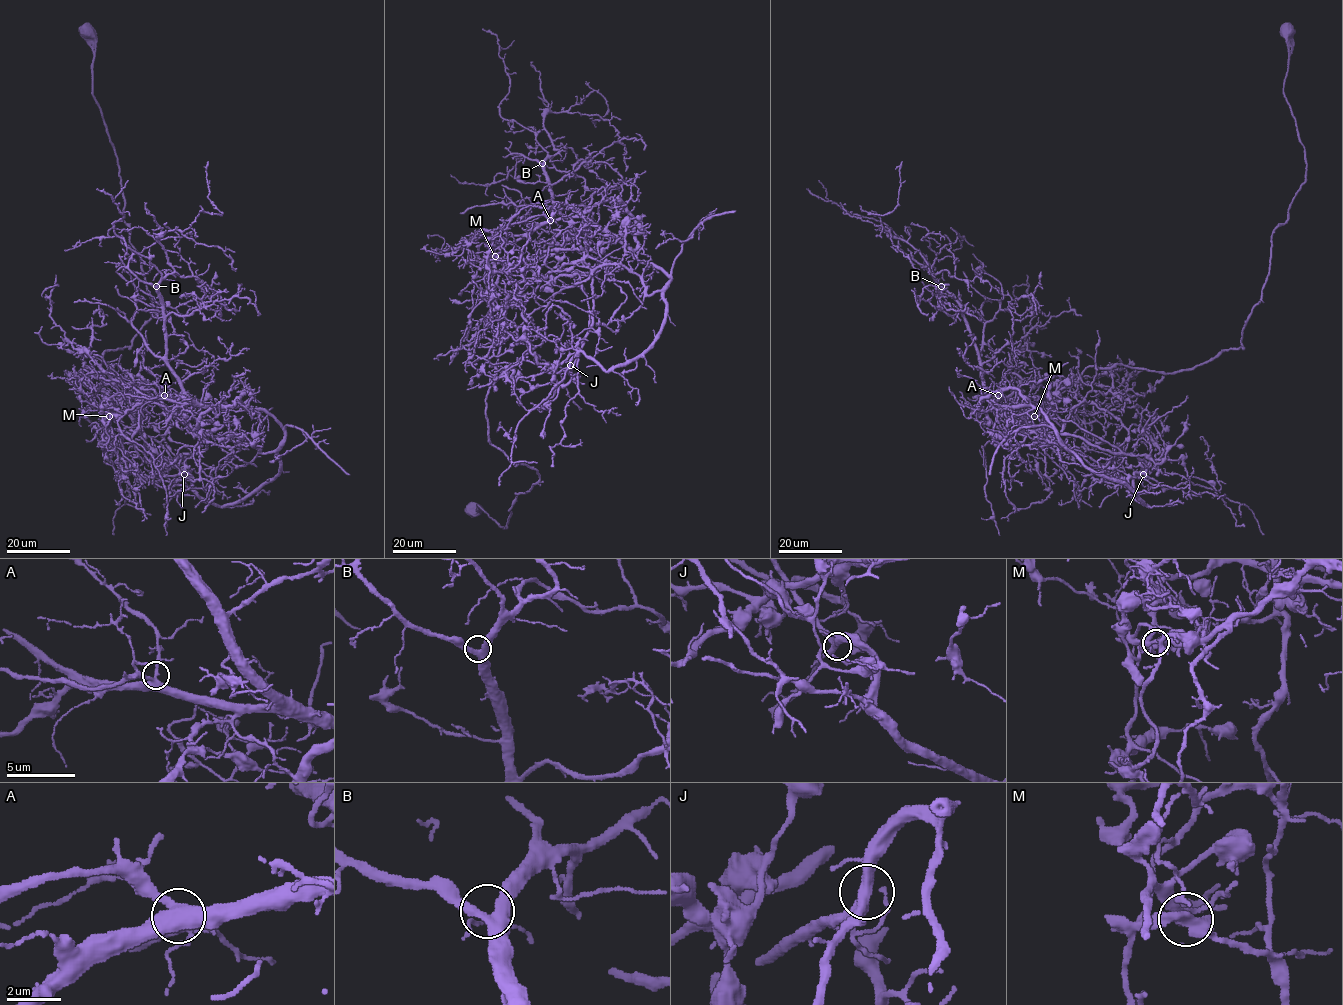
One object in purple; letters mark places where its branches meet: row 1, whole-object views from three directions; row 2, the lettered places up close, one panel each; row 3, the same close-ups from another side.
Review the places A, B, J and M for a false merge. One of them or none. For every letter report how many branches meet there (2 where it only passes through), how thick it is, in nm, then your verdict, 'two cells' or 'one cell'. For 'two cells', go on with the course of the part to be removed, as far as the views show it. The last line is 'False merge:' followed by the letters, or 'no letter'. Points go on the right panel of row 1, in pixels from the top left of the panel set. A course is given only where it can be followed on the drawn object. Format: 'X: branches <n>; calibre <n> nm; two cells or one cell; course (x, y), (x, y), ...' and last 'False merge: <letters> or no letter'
A: branches 3; calibre 320 nm; one cell
B: branches 3; calibre 360 nm; one cell
J: branches 3; calibre 440 nm; one cell
M: branches 3; calibre 340 nm; two cells; course (1034, 416), (1090, 366), (1172, 373), (1242, 346), (1269, 273), (1271, 235), (1306, 175), (1284, 94), (1283, 24)
False merge: M

